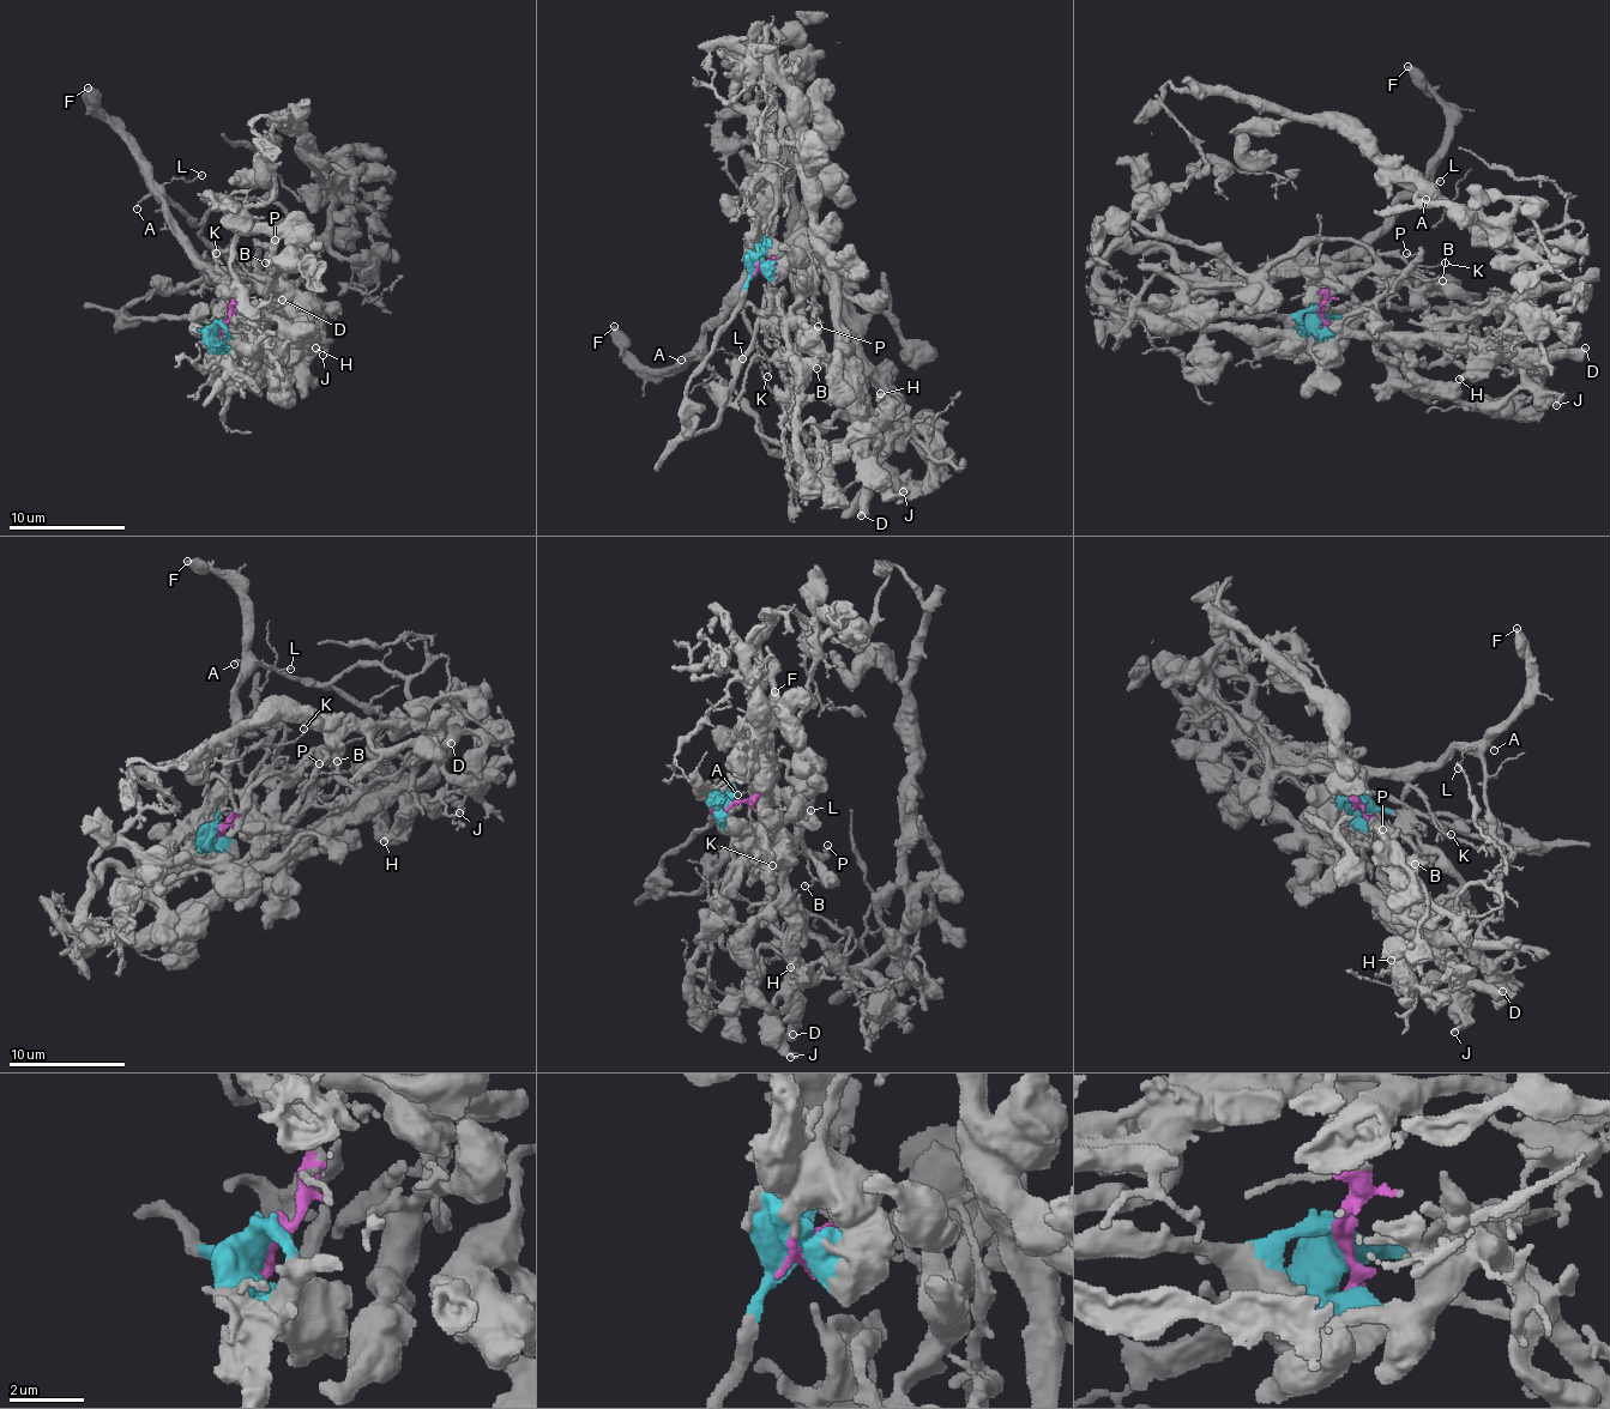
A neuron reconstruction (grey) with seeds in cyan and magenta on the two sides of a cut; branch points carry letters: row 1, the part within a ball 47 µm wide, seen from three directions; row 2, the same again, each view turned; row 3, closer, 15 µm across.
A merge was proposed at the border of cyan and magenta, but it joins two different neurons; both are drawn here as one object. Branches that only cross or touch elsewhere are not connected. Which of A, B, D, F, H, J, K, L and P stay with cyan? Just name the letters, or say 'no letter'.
B, D, H, J, P

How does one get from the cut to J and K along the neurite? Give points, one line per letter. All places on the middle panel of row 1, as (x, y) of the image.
J: (760, 264), (797, 264), (794, 313), (808, 343), (846, 356), (856, 455), (903, 491)
K: (764, 264), (770, 262), (767, 254), (748, 274), (742, 316), (766, 357), (769, 376)

